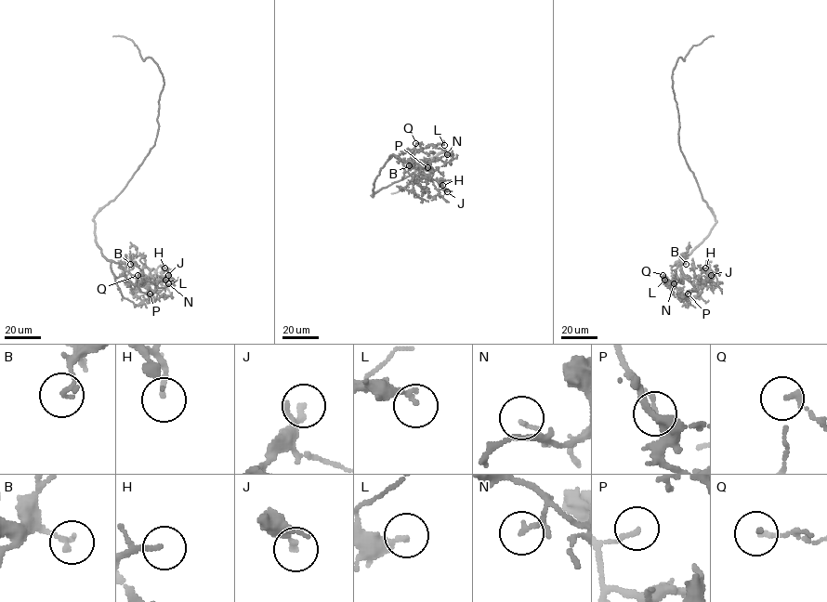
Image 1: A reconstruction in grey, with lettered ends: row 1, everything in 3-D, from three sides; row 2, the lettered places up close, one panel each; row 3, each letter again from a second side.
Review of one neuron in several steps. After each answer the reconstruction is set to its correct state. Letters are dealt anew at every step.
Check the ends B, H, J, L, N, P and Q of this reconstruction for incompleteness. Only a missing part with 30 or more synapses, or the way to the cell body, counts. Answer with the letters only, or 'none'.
none

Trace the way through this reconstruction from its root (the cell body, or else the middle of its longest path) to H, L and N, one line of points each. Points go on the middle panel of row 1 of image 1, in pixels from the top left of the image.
H: (402, 179), (371, 195), (380, 169), (393, 155), (402, 162), (410, 161), (430, 179), (442, 179), (442, 185)
L: (402, 179), (371, 195), (374, 179), (390, 155), (397, 158), (412, 149), (444, 145)
N: (402, 179), (371, 195), (374, 179), (390, 155), (397, 158), (411, 150), (430, 145), (447, 150), (447, 154)

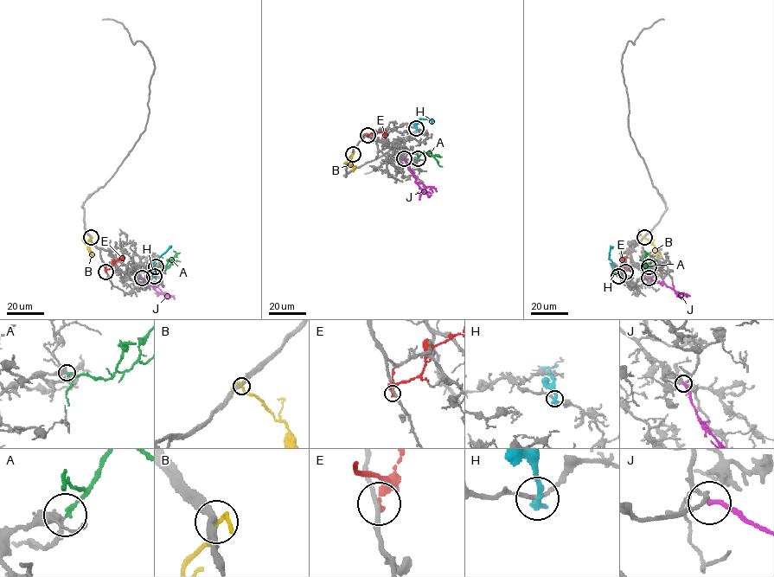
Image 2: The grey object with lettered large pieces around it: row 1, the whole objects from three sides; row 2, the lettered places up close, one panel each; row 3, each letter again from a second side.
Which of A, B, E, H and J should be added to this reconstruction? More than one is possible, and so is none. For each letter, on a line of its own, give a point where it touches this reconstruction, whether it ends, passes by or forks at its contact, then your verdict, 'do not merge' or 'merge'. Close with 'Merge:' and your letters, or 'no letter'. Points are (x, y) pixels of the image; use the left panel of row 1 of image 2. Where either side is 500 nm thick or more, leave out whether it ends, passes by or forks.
A: (156, 266) | it ends | merge
B: (91, 237) | it passes by | do not merge
E: (105, 272) | it ends | do not merge
H: (154, 276) | it ends | do not merge
J: (142, 278) | it ends | do not merge
Merge: A

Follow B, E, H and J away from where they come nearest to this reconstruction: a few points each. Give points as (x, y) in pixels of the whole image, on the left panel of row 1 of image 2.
B: (91, 237), (87, 245), (92, 257)
E: (105, 272), (122, 257)
H: (154, 276), (152, 263), (170, 246)
J: (142, 278), (159, 292), (169, 294), (175, 298)

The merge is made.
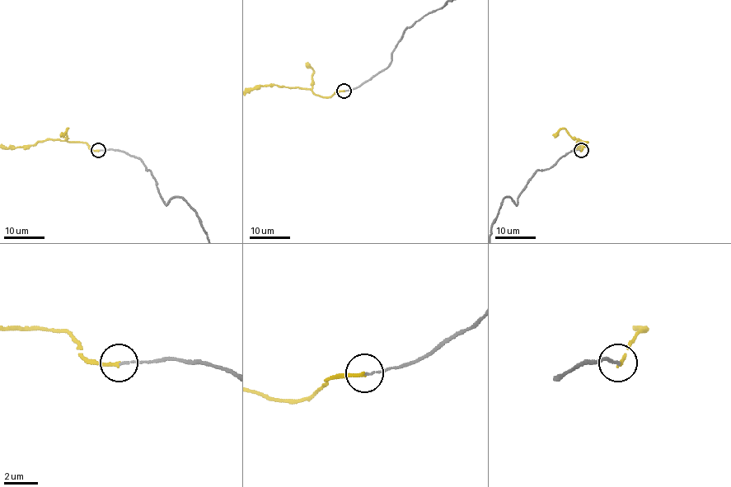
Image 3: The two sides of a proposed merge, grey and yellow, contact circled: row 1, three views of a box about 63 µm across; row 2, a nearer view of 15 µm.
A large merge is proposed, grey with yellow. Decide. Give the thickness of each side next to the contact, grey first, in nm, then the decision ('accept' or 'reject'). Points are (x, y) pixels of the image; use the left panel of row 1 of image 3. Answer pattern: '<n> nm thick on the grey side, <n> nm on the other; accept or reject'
100 nm thick on the grey side, 200 nm on the other; accept

